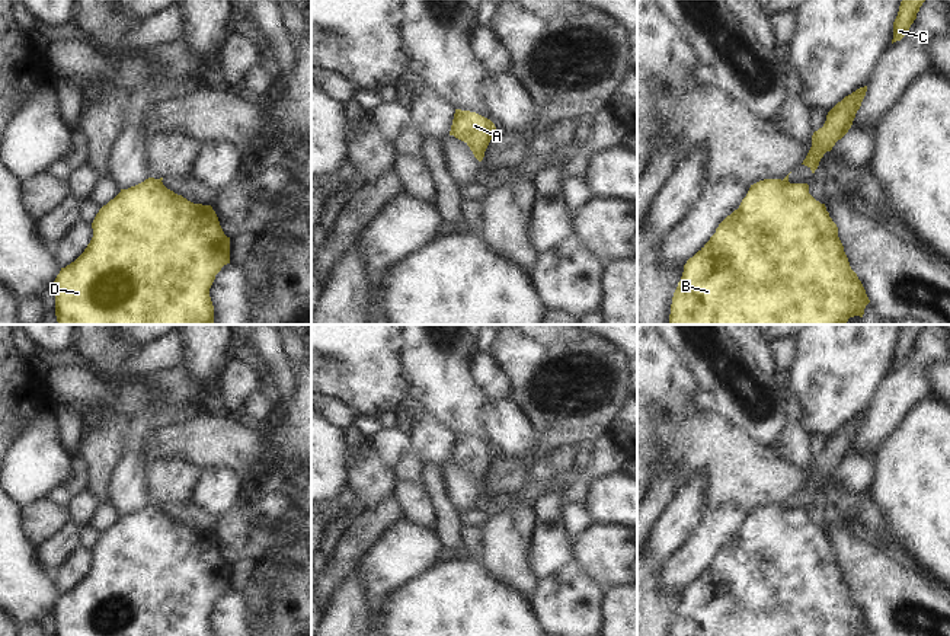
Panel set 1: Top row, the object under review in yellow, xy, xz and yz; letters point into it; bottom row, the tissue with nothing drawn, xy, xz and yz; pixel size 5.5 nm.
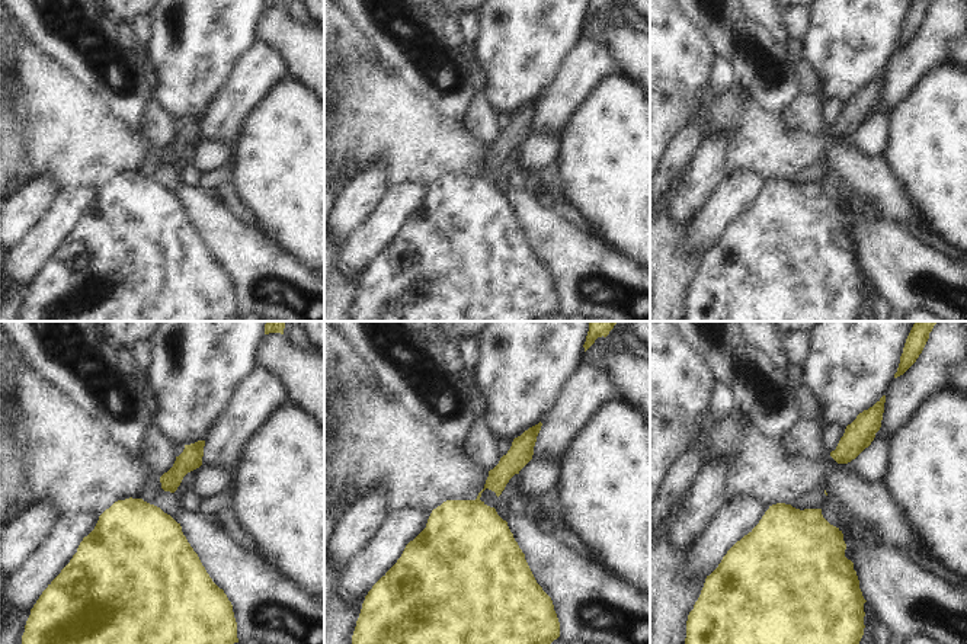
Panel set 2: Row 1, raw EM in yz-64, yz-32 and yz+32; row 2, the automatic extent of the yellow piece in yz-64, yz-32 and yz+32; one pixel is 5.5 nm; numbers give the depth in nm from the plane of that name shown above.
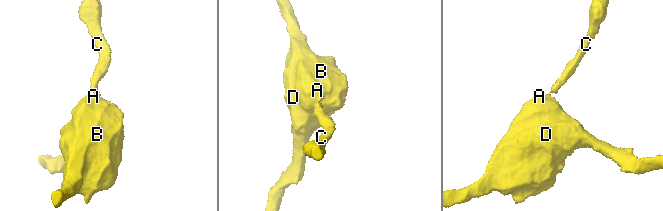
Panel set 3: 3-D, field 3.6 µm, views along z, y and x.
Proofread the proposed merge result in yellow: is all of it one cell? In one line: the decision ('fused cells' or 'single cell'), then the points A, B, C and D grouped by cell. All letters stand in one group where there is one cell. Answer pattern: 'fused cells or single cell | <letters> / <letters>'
fused cells | A B D / C

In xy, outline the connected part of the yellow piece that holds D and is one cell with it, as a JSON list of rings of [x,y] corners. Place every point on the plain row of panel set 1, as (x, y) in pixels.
[[[148,504],[135,512],[121,515],[113,525],[99,536],[92,549],[92,554],[93,563],[84,578],[74,588],[61,594],[52,610],[55,636],[214,636],[209,614],[221,594],[230,589],[230,563],[224,560],[211,531],[193,530],[167,515],[163,508]]]

